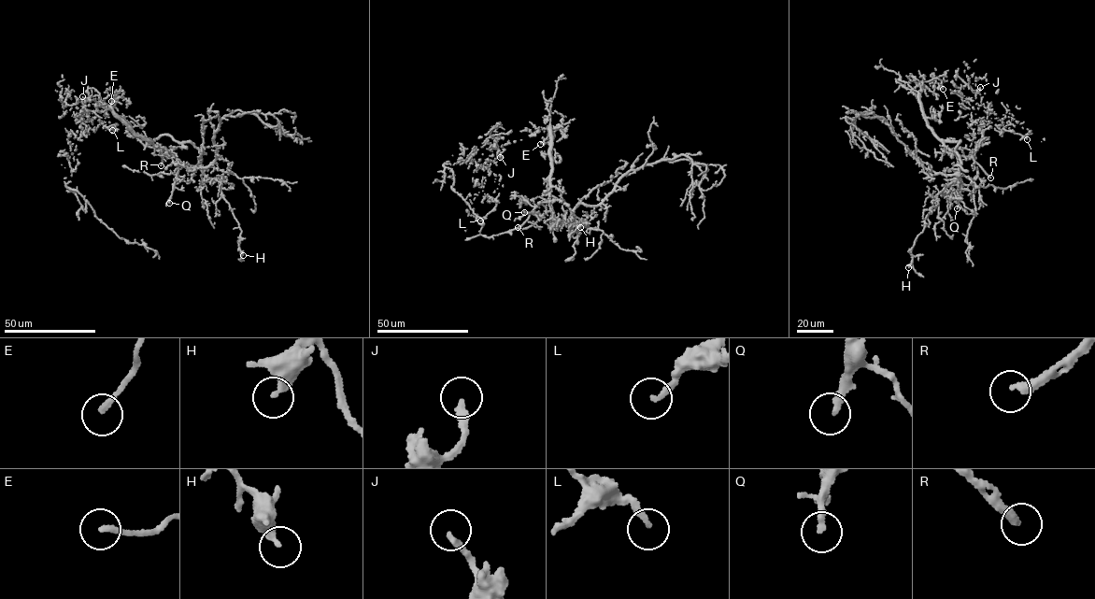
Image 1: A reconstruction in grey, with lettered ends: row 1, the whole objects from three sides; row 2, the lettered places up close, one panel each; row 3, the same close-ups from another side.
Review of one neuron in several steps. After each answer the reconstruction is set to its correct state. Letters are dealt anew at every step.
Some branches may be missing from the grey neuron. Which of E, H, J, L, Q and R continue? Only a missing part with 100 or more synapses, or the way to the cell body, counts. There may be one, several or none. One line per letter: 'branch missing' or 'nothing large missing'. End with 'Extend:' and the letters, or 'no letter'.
E: nothing large missing
H: nothing large missing
J: nothing large missing
L: nothing large missing
Q: branch missing
R: branch missing
Extend: Q, R

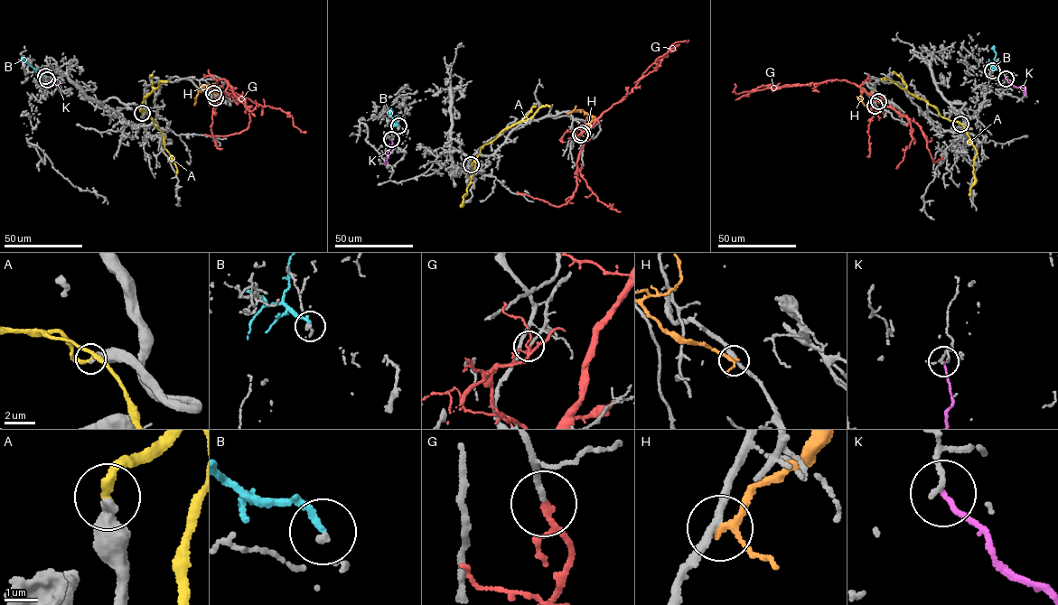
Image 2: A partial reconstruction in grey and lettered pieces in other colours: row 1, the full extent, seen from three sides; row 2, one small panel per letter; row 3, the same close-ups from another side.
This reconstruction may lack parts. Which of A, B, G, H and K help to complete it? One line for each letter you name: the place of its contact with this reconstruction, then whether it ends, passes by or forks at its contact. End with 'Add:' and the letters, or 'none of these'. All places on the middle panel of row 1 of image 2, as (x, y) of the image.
B: Touches grey at (398, 125). It ends there
Add: B

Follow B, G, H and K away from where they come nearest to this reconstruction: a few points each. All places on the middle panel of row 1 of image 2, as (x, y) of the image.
B: (398, 125), (392, 122), (391, 108)
G: (582, 133), (578, 138), (584, 144), (595, 120), (656, 69), (671, 45), (688, 40)
H: (580, 134), (594, 116), (583, 110), (567, 114)
K: (391, 139), (391, 146), (384, 163)

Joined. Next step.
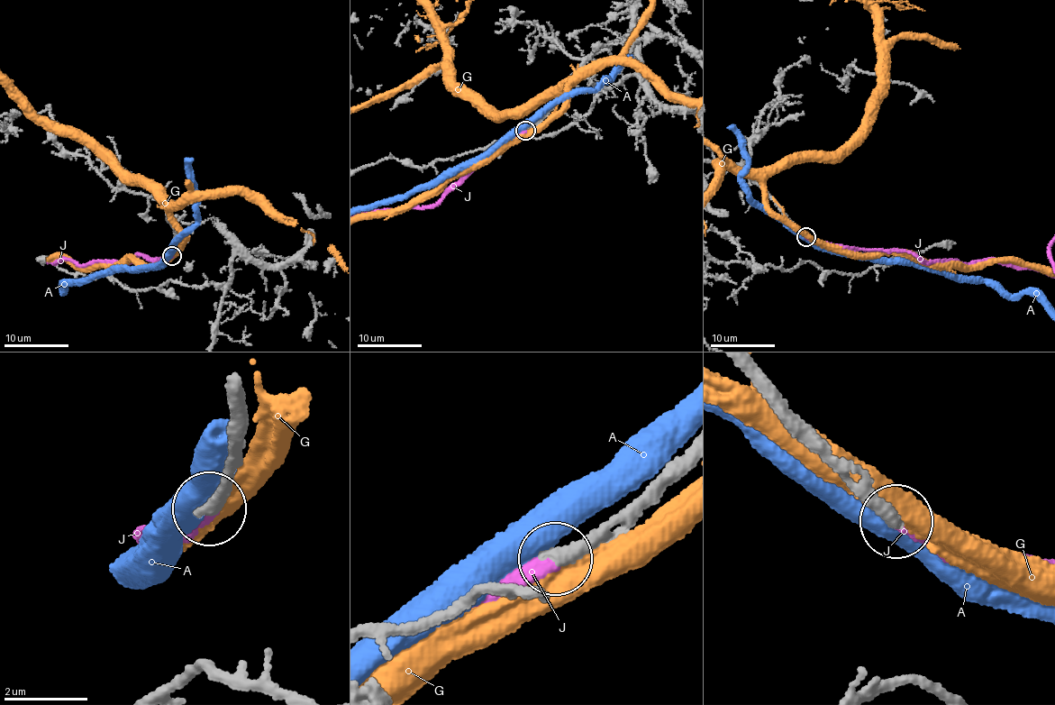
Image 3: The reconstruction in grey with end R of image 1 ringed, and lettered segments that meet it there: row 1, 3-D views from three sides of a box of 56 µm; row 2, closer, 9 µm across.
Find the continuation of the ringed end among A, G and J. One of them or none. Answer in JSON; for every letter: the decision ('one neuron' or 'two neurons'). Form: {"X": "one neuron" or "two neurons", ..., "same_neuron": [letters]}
{"A": "two neurons", "G": "two neurons", "J": "one neuron", "same_neuron": ["J"]}

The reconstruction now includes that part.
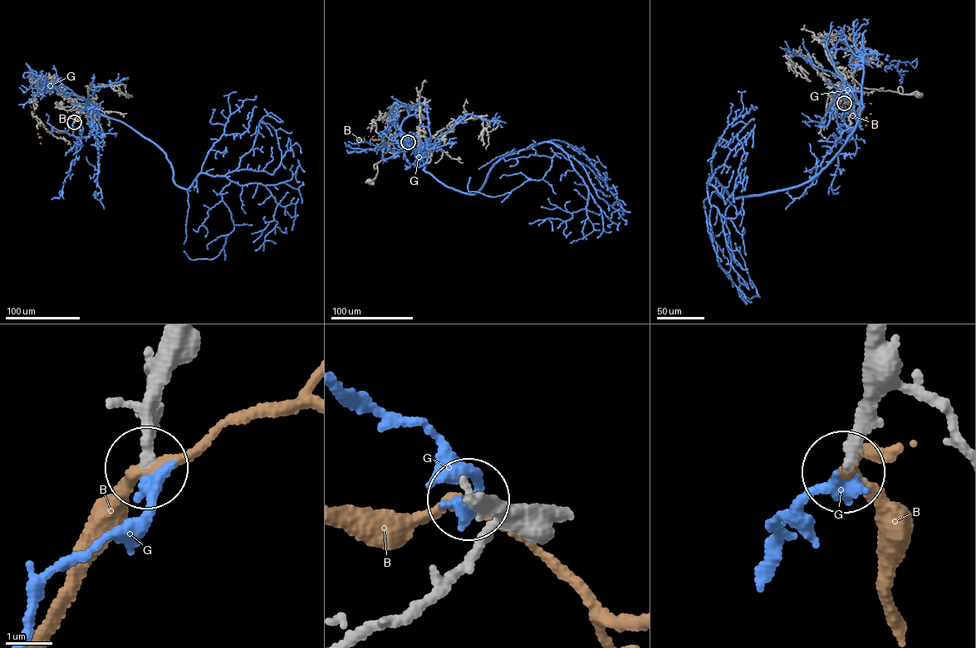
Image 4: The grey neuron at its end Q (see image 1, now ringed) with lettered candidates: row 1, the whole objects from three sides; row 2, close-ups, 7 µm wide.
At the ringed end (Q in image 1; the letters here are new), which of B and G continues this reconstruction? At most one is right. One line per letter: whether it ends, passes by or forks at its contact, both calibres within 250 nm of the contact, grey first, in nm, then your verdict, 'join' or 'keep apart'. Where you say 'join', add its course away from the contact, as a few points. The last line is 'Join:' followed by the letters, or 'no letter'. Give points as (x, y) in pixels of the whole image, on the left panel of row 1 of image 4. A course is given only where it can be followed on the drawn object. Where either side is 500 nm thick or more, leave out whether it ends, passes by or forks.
B: it passes by | 240/240 nm | keep apart
G: it ends | 240/340 nm | keep apart
Join: no letter

